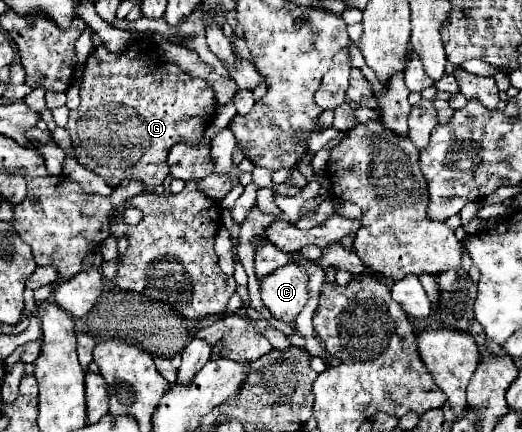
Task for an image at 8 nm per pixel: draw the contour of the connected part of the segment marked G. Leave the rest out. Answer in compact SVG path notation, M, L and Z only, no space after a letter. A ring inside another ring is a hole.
M141 39L121 53L109 53L103 45L97 47L87 63L81 85L81 105L69 113L67 131L71 135L73 151L77 161L107 179L109 187L119 187L125 181L143 183L143 191L151 193L169 175L167 153L179 141L197 143L205 127L215 119L215 93L207 81L189 77L177 65L163 63L157 59L157 43Z

